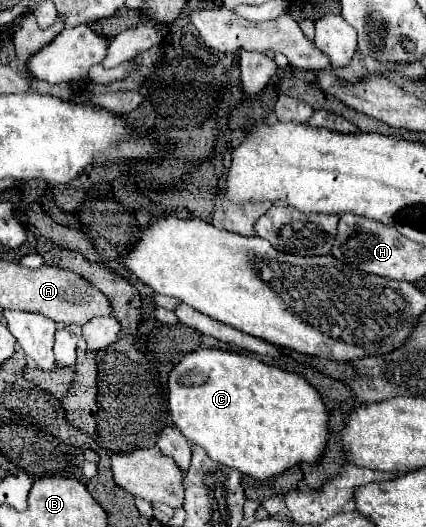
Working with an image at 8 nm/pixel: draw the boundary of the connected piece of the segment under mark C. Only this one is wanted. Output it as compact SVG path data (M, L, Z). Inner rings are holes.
M203 348L173 366L169 380L173 426L219 464L265 480L299 462L315 462L327 442L327 410L301 376L245 354Z

